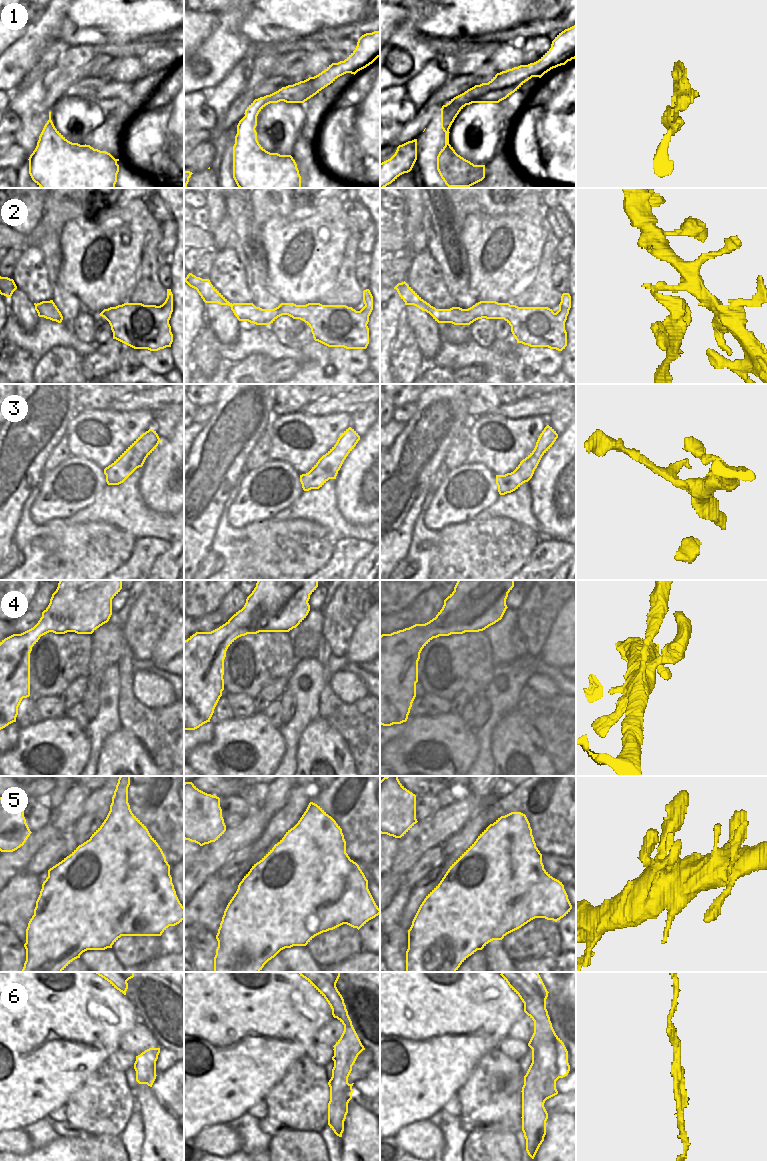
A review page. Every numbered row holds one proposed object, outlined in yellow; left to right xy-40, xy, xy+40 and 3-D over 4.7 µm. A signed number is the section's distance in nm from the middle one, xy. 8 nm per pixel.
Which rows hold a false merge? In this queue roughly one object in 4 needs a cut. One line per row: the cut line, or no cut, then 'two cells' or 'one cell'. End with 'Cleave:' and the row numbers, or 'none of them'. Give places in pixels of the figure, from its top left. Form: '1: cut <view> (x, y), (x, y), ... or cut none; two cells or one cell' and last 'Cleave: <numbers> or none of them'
1: cut none; one cell
2: cut xy+40 (431, 306), (430, 314); two cells
3: cut xy (337, 470), (329, 470), (318, 474), (308, 472); two cells
4: cut none; one cell
5: cut none; one cell
6: cut xy+40 (536, 1057), (541, 1061), (540, 1091), (546, 1099); two cells
Cleave: 2, 3, 6

